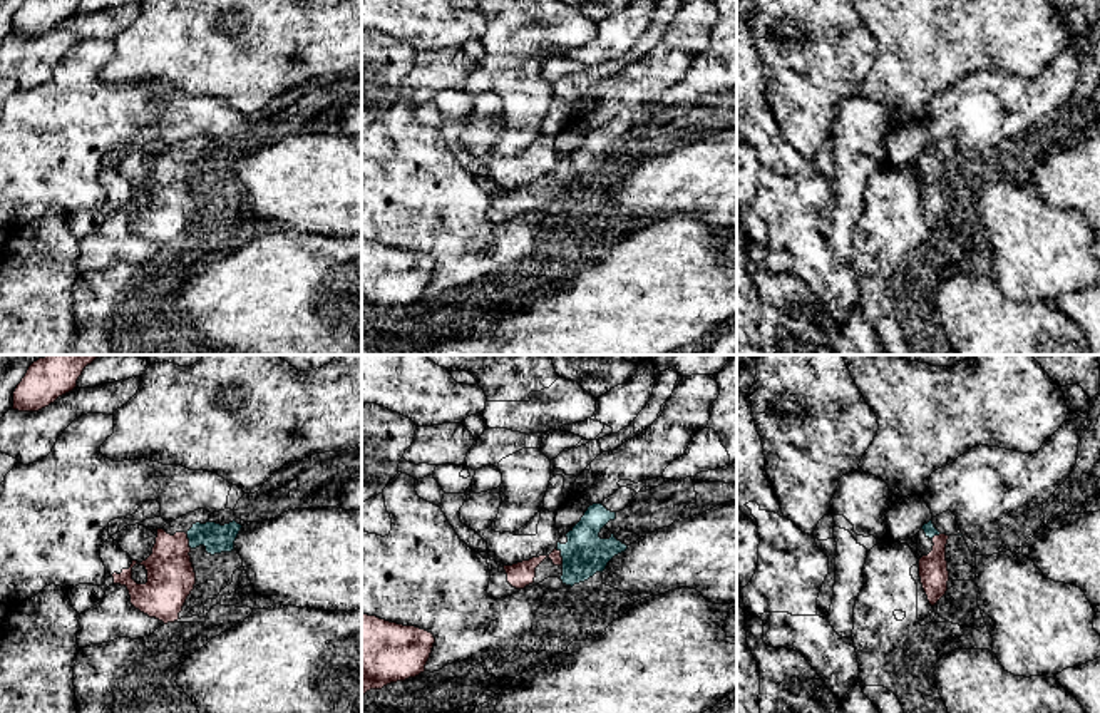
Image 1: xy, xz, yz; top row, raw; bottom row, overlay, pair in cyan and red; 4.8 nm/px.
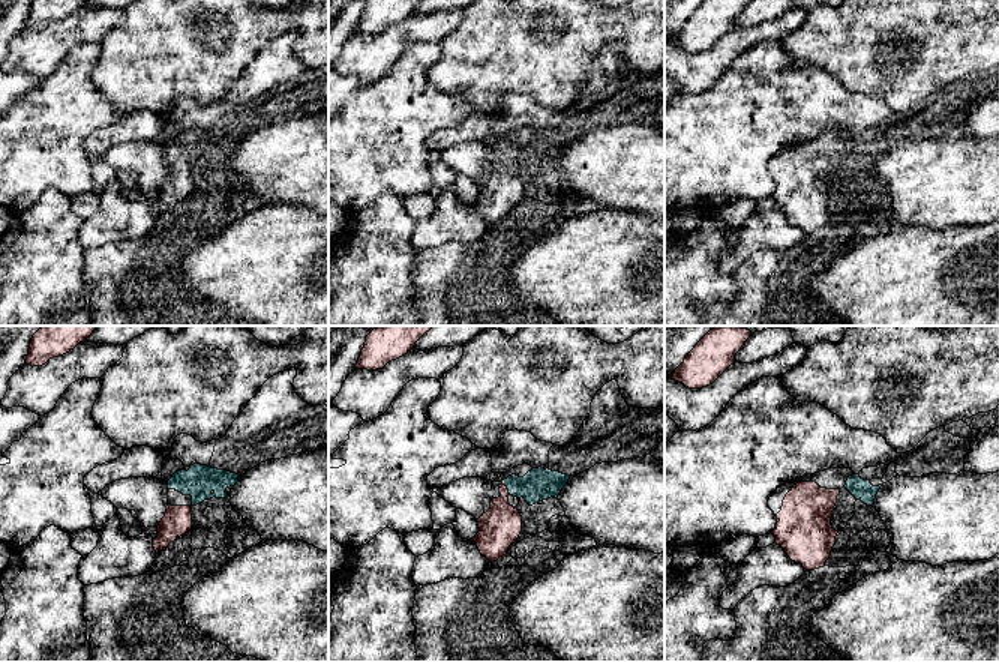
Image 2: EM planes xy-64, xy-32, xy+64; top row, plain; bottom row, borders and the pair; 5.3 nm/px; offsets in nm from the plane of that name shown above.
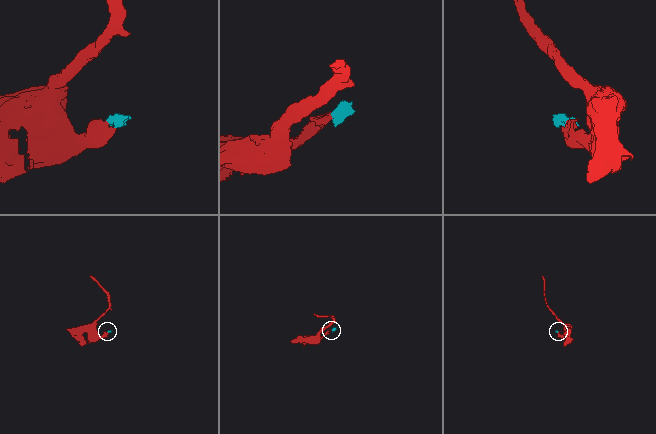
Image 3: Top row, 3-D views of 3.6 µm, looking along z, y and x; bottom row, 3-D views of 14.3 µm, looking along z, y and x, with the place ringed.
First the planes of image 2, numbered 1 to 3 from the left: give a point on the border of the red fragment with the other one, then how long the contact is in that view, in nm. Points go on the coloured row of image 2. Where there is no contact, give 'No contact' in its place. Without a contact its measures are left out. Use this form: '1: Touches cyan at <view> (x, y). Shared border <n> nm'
1: No contact
2: Touches cyan at xy-32 (507, 488). Shared border 70 nm
3: No contact

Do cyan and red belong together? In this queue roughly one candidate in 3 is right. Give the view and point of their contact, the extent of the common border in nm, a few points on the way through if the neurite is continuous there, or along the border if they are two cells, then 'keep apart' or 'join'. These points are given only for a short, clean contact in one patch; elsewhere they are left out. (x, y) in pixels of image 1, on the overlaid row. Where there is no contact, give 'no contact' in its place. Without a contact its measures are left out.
xz (561, 556) | 90 nm | across xz (585, 553), (561, 556), (544, 556), (521, 574) | join

